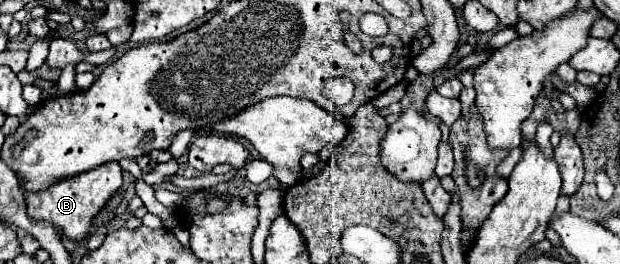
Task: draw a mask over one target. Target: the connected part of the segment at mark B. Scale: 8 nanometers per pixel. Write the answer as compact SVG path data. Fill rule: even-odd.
M108 162L100 168L66 178L64 182L60 180L56 186L52 186L40 194L30 194L26 198L28 218L46 222L54 228L60 228L62 236L66 236L72 242L82 242L92 232L94 218L100 214L100 210L106 206L106 202L120 190L120 186L122 186L122 170L120 170L118 162Z

